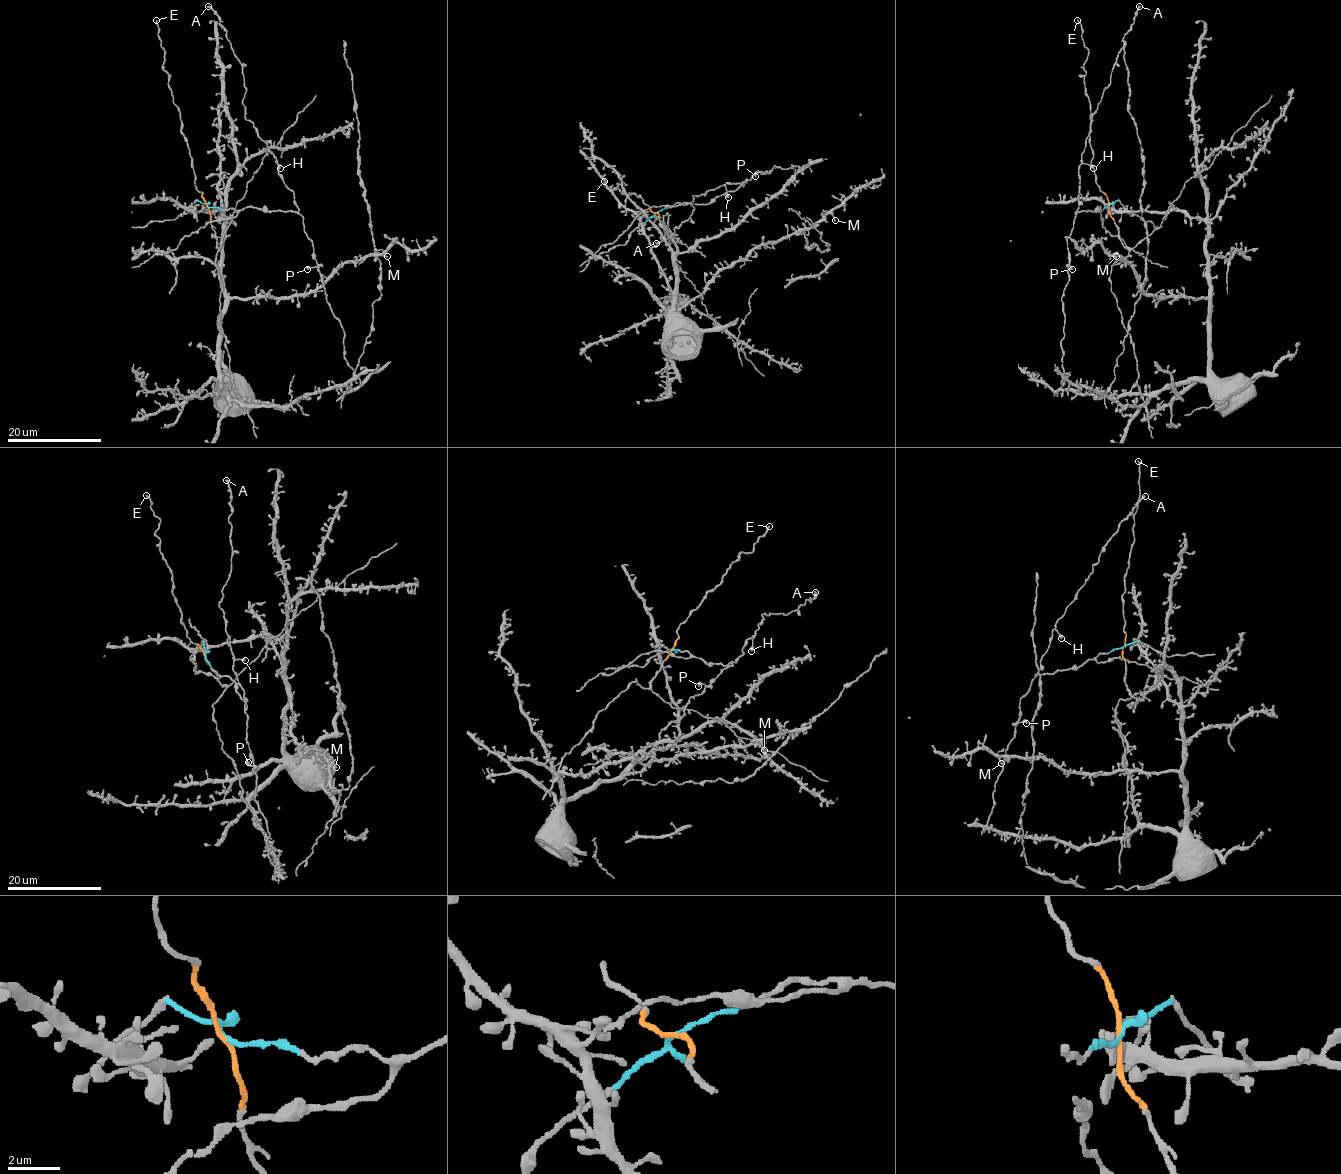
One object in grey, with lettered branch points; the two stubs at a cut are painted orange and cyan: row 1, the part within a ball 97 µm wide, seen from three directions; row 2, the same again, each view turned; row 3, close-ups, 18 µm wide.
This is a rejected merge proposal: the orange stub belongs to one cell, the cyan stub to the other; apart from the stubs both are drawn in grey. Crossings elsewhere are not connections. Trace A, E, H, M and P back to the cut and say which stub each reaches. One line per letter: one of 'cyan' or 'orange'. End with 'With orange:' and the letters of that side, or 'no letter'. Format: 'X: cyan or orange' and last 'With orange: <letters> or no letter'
A: cyan
E: orange
H: cyan
M: orange
P: cyan
With orange: E, M

